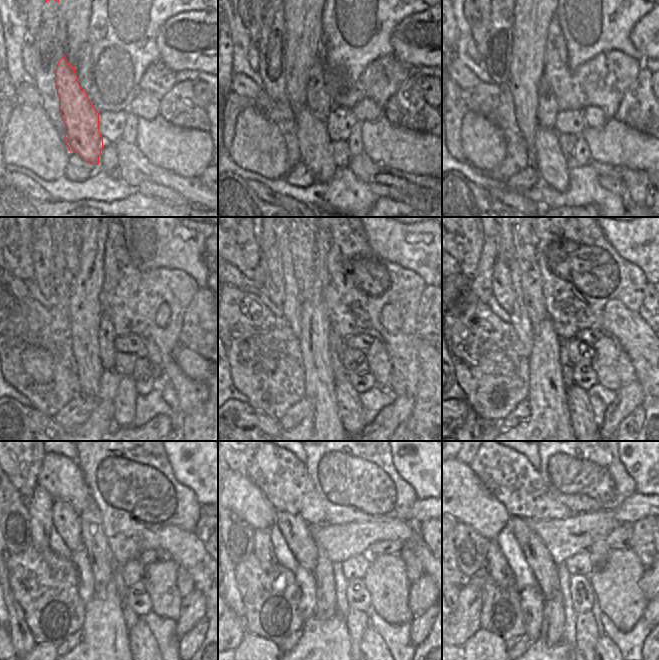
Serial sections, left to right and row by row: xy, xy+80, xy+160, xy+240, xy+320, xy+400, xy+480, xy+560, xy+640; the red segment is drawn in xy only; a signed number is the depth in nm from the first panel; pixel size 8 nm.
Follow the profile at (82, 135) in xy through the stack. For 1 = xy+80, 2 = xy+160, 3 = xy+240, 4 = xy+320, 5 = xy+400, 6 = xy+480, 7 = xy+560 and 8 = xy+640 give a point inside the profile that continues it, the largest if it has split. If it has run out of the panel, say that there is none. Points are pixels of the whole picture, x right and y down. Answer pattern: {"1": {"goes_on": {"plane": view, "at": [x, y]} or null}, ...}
{"1": {"goes_on": {"plane": "xy+80", "at": [314, 143]}}, "2": {"goes_on": {"plane": "xy+160", "at": [553, 168]}}, "3": {"goes_on": {"plane": "xy+240", "at": [114, 387]}}, "4": {"goes_on": {"plane": "xy+320", "at": [350, 409]}}, "5": {"goes_on": {"plane": "xy+400", "at": [580, 410]}}, "6": {"goes_on": {"plane": "xy+480", "at": [142, 643]}}, "7": {"goes_on": {"plane": "xy+560", "at": [372, 644]}}, "8": {"goes_on": {"plane": "xy+640", "at": [604, 644]}}}

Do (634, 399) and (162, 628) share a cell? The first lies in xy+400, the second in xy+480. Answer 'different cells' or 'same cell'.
different cells

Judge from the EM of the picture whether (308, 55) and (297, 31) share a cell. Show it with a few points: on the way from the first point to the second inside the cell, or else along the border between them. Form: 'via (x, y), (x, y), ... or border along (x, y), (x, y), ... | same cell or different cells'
via (303, 49), (303, 42), (299, 37) | same cell

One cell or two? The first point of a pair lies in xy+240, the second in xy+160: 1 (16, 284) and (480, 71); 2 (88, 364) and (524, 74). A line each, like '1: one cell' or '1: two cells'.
1: two cells
2: one cell

